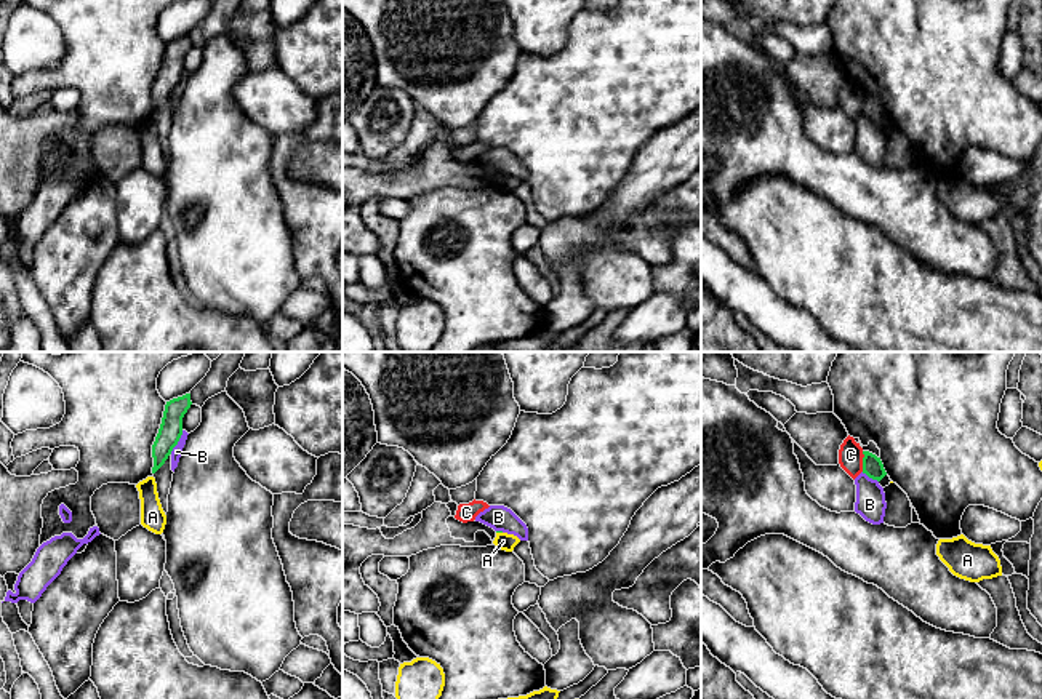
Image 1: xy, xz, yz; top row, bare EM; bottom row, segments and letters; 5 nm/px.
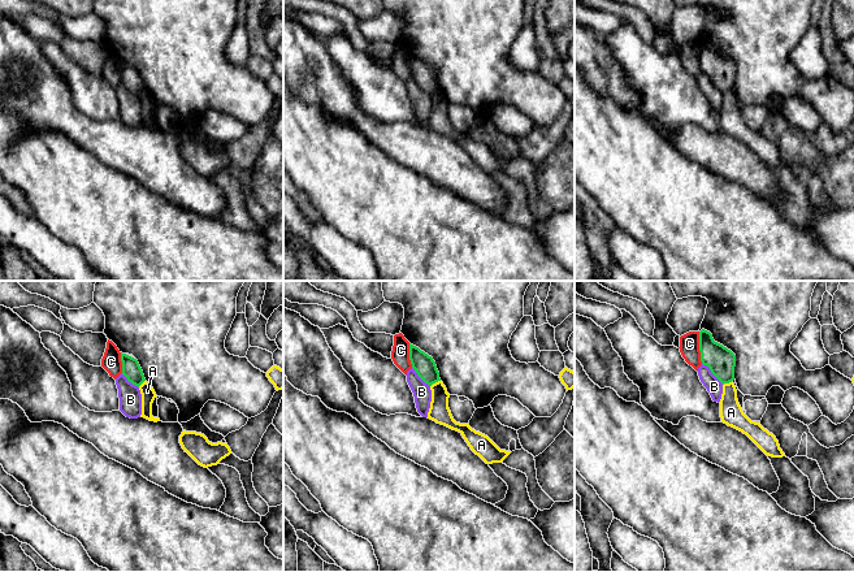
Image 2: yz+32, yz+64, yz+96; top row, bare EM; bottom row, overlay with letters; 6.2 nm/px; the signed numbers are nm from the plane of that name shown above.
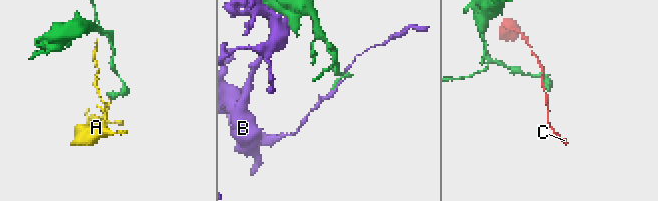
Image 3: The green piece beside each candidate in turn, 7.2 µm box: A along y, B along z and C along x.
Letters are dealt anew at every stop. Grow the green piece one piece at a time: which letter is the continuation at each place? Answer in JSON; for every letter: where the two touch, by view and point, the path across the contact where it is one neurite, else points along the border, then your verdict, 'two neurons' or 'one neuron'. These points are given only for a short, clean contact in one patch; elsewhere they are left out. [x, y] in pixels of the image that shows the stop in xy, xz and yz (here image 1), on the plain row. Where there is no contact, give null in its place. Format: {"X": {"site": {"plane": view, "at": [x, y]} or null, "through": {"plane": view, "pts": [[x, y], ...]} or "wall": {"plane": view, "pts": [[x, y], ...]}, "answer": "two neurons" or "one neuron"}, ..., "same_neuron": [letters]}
{"A": {"site": {"plane": "xz", "at": [500, 173]}, "wall": {"plane": "xz", "pts": [[496, 173], [501, 175]]}, "answer": "two neurons"}, "B": {"site": {"plane": "xy", "at": [178, 82]}, "answer": "two neurons"}, "C": {"site": {"plane": "yz", "at": [863, 103]}, "answer": "two neurons"}, "same_neuron": []}

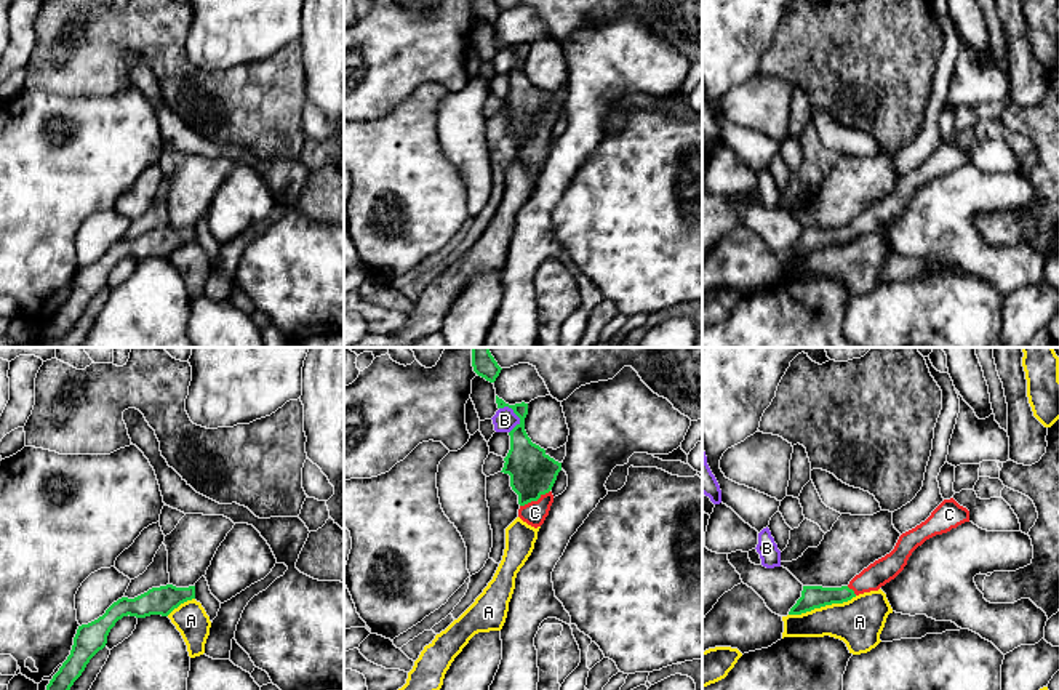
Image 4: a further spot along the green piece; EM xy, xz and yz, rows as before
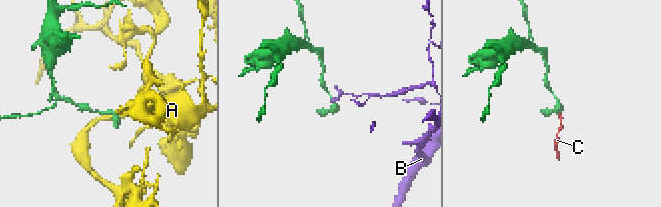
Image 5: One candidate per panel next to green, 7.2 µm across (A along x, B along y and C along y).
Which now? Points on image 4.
{"A": {"site": {"plane": "yz", "at": [823, 247]}, "wall": {"plane": "yz", "pts": [[856, 237], [789, 256]]}, "answer": "two neurons"}, "B": {"site": {"plane": "xz", "at": [519, 58]}, "wall": {"plane": "xz", "pts": [[504, 47], [519, 60], [519, 64], [509, 74]]}, "answer": "two neurons"}, "C": {"site": {"plane": "xz", "at": [535, 141]}, "through": {"plane": "xz", "pts": [[533, 114], [535, 141], [535, 154]]}, "answer": "one neuron"}, "same_neuron": ["C"]}

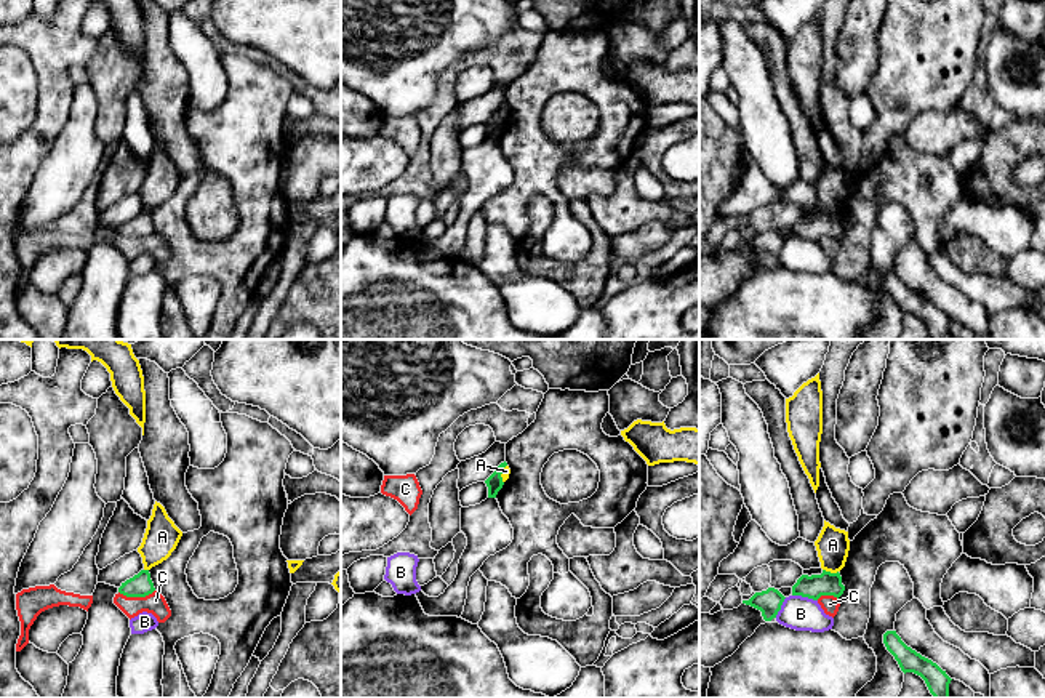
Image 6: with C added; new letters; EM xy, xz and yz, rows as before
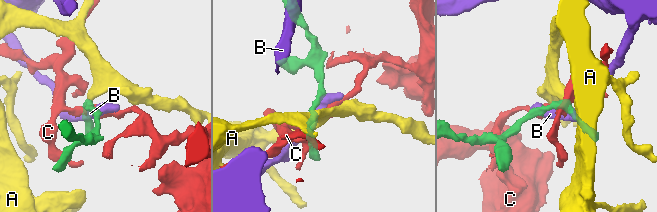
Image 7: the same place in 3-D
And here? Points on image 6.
{"A": {"site": {"plane": "yz", "at": [829, 213]}, "wall": {"plane": "yz", "pts": [[823, 210], [837, 213]]}, "answer": "two neurons"}, "B": {"site": {"plane": "yz", "at": [805, 237]}, "answer": "two neurons"}, "C": {"site": {"plane": "xy", "at": [136, 237]}, "wall": {"plane": "xy", "pts": [[154, 231], [144, 237], [124, 237], [119, 234]]}, "answer": "two neurons"}, "same_neuron": []}

